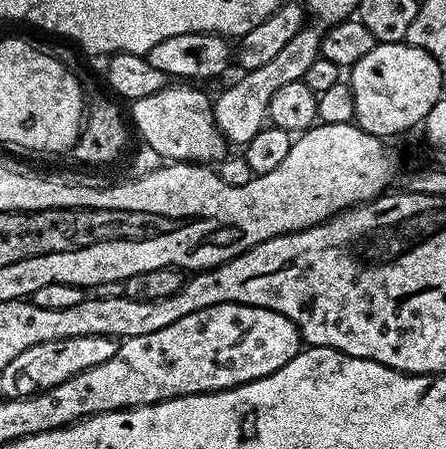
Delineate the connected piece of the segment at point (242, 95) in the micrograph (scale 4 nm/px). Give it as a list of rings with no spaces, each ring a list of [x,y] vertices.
[[[305,30],[294,34],[294,38],[290,38],[290,43],[272,61],[266,62],[266,66],[258,66],[258,70],[253,72],[244,72],[241,80],[234,81],[232,88],[225,90],[224,96],[215,97],[216,124],[225,141],[232,143],[233,140],[237,146],[243,146],[250,138],[254,138],[254,134],[258,134],[261,128],[265,127],[272,92],[278,90],[278,86],[286,86],[286,82],[304,79],[308,67],[315,60],[321,59],[321,39],[319,31],[316,33]]]

